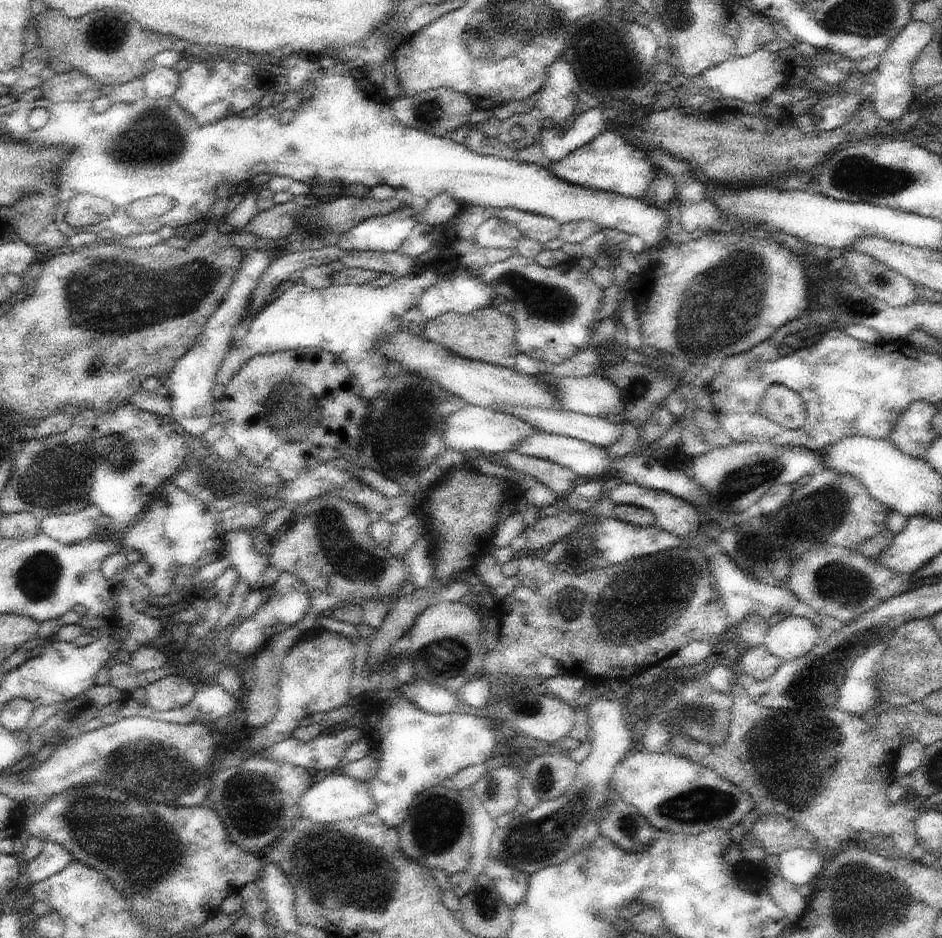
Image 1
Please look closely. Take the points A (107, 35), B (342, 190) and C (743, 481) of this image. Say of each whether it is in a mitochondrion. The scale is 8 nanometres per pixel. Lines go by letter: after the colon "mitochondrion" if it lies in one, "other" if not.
A: mitochondrion
B: other
C: mitochondrion

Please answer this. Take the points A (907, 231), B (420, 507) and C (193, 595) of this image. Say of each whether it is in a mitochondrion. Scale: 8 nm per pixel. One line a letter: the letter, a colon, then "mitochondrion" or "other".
A: other
B: other
C: other

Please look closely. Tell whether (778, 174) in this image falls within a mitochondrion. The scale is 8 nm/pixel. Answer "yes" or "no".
no

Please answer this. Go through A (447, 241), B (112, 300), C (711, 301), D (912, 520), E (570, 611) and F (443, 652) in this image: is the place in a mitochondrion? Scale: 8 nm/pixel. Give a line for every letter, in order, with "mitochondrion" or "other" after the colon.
A: other
B: mitochondrion
C: mitochondrion
D: other
E: mitochondrion
F: mitochondrion

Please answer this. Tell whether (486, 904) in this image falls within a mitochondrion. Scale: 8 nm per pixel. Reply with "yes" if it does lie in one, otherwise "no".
yes

